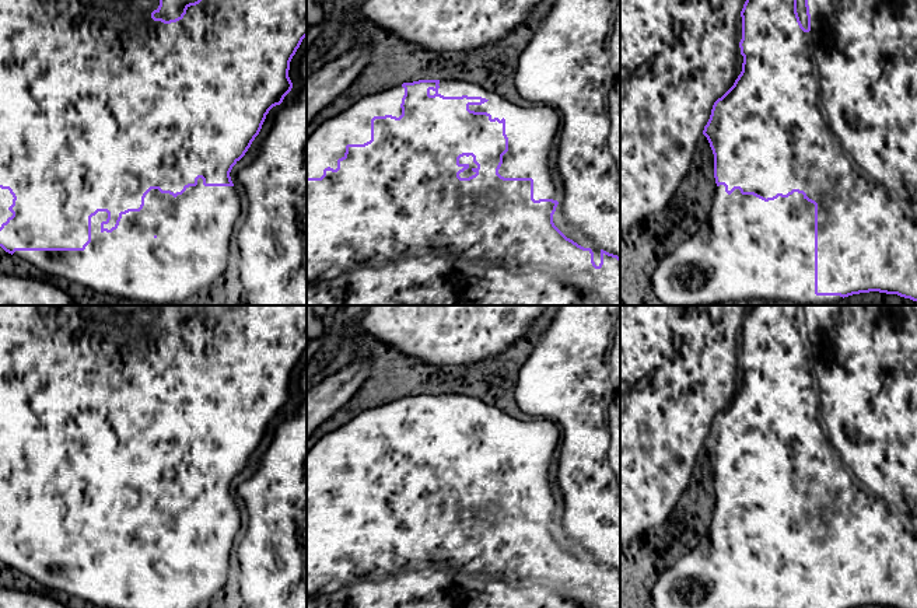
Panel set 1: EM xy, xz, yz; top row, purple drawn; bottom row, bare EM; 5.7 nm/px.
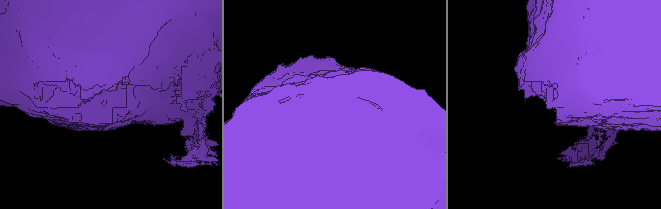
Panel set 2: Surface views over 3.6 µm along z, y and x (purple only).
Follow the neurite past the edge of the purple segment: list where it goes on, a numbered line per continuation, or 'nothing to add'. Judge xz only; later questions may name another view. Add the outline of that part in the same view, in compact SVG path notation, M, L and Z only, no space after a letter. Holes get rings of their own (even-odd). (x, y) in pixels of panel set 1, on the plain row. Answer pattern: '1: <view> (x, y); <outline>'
1: xz (531, 444); M441 394L438 399L438 408L444 410L486 412L484 417L469 419L469 423L487 426L491 433L505 433L508 465L503 469L498 488L504 492L532 492L535 514L557 514L547 475L560 441L560 433L554 424L546 420L524 422L473 396Z

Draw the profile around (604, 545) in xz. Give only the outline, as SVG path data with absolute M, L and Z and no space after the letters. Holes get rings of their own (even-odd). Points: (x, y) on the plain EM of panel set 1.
M559 305L518 373L515 402L525 415L550 422L560 433L557 482L564 511L553 528L554 539L591 562L596 580L602 563L620 572L620 305Z

